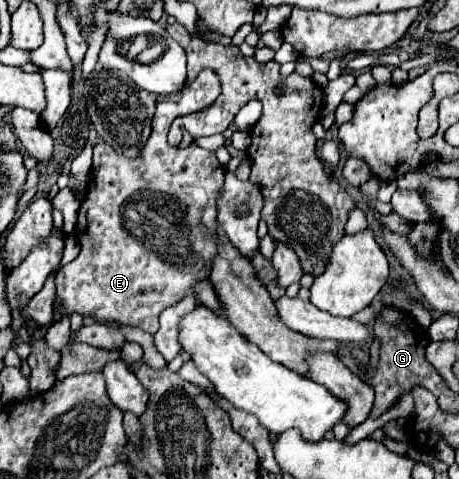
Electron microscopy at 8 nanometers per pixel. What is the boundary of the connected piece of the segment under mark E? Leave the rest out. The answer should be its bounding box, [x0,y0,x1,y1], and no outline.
[54,69,226,333]

